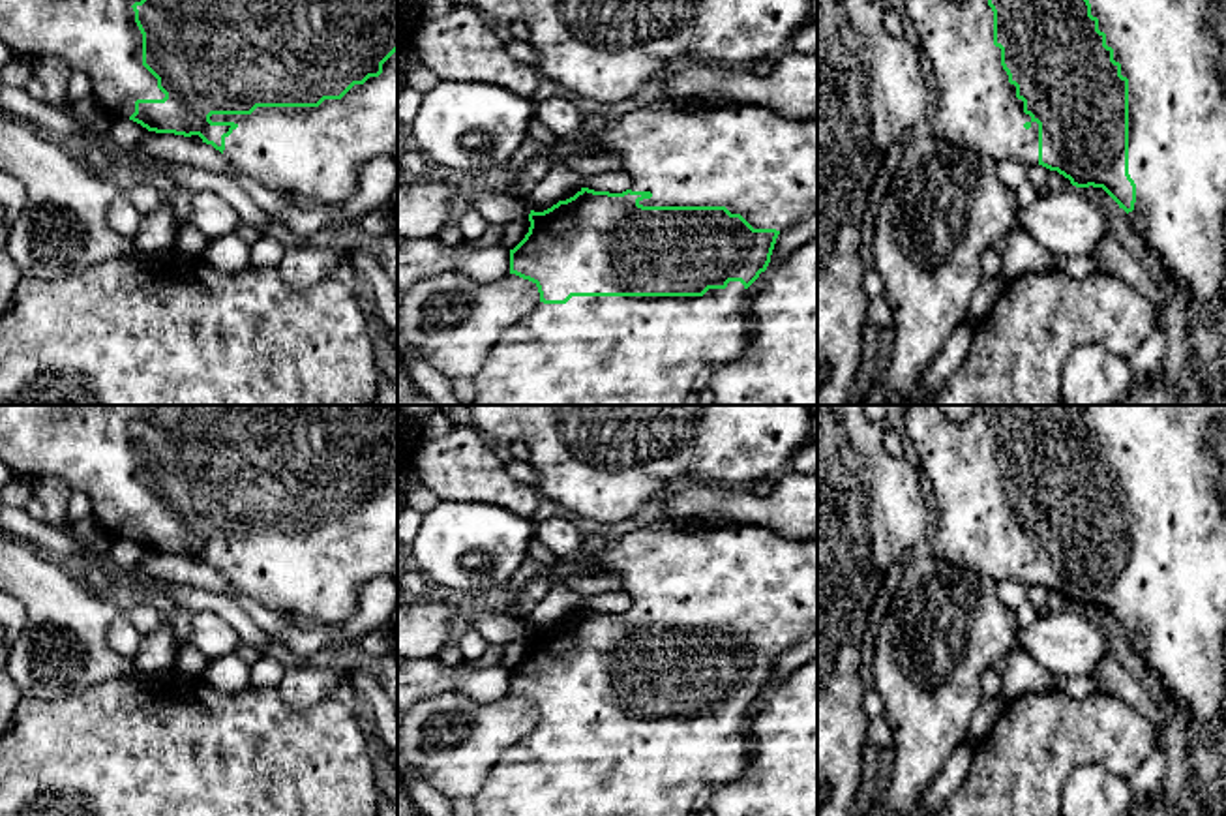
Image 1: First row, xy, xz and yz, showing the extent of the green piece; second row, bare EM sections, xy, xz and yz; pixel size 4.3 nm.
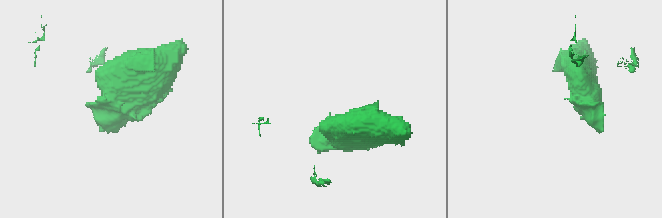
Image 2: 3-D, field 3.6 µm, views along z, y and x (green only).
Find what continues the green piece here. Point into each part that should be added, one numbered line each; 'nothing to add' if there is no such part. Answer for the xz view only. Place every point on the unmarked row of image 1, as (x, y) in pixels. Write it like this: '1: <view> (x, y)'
1: xz (593, 766)

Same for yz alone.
1: yz (1165, 458)

